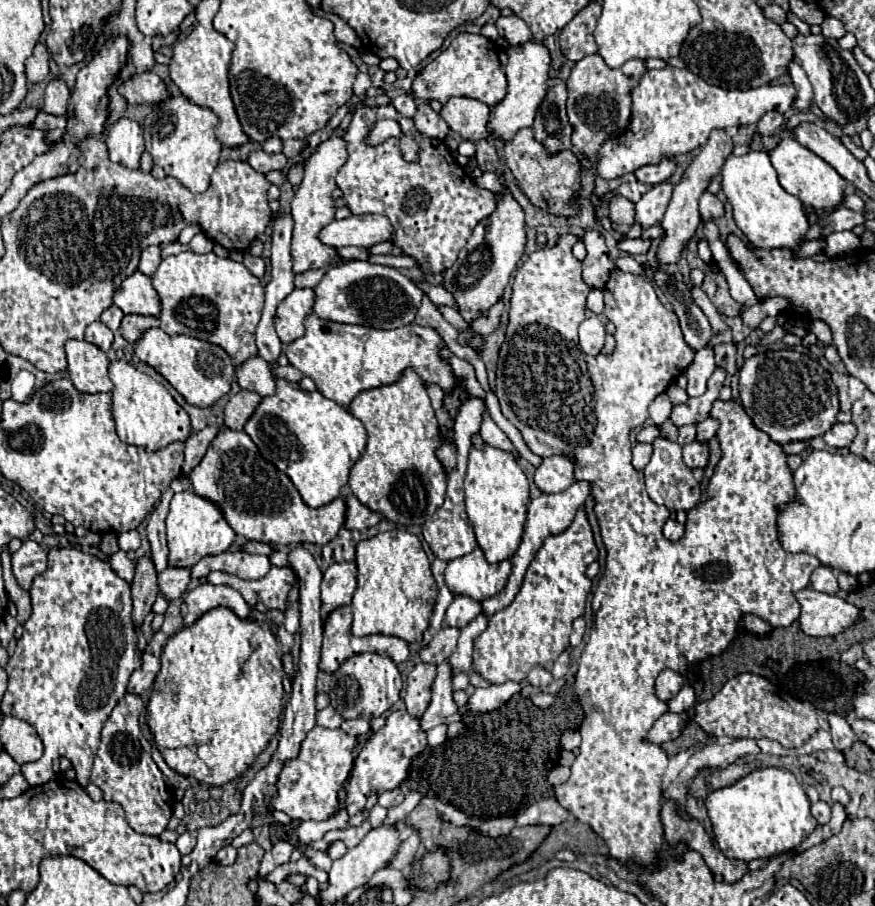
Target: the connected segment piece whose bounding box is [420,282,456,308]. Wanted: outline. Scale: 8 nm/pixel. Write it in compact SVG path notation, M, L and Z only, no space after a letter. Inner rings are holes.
M420 284L420 288L424 290L424 294L434 302L434 304L446 304L446 306L452 306L456 308L456 304L452 304L452 296L448 296L448 292L444 292L444 288L440 286L432 286L432 284Z

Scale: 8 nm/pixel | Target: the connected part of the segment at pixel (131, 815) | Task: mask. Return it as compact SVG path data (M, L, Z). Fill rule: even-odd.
M126 694L120 704L112 710L110 718L102 730L102 742L94 758L94 768L90 780L102 790L104 800L118 802L126 812L126 822L146 836L160 836L170 818L174 804L174 790L168 778L160 772L150 756L150 742L140 730L140 714L146 710L144 702L136 694Z

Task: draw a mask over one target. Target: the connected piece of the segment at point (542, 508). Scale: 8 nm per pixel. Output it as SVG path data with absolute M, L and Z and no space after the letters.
M574 482L574 484L572 484L568 490L564 490L564 492L558 492L558 494L540 494L538 498L534 498L534 500L530 502L530 506L528 506L528 522L526 522L526 526L524 526L524 536L522 536L522 542L520 542L516 554L512 556L512 574L510 574L510 578L508 578L508 584L506 584L506 588L504 588L502 592L498 592L496 596L492 596L492 598L488 598L488 600L482 602L482 610L488 612L488 616L492 616L494 612L506 608L506 606L514 600L514 596L520 592L520 586L522 586L526 568L528 568L528 564L532 562L532 558L536 556L536 552L540 550L542 540L548 538L548 536L554 536L554 534L564 532L564 530L572 524L572 520L574 520L578 508L584 504L584 500L586 500L588 494L590 494L588 484L584 484L584 482Z

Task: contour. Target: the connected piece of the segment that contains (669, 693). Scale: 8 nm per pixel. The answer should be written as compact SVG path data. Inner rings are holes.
M664 670L658 678L656 678L656 696L664 702L668 702L670 698L674 698L678 694L678 690L684 684L684 676L674 672L674 670Z

